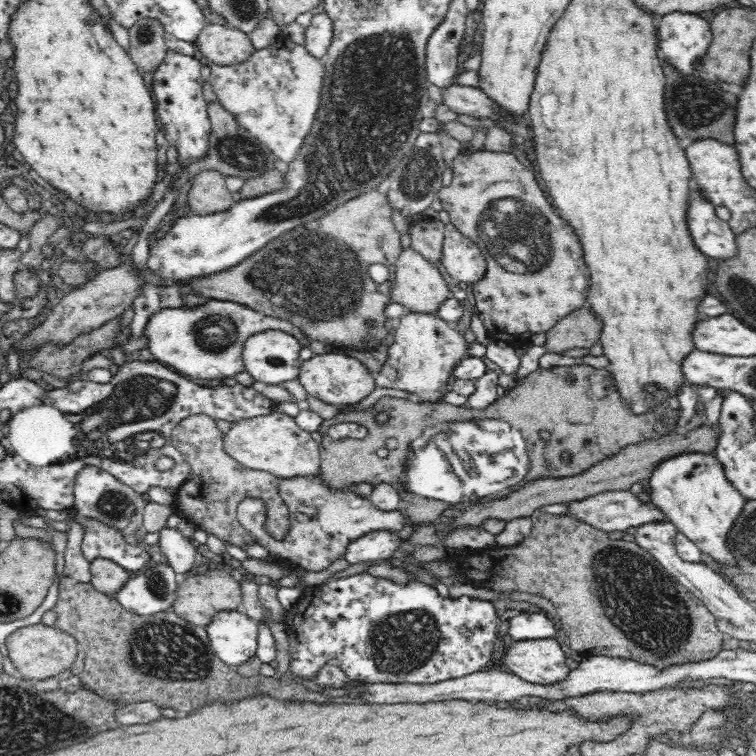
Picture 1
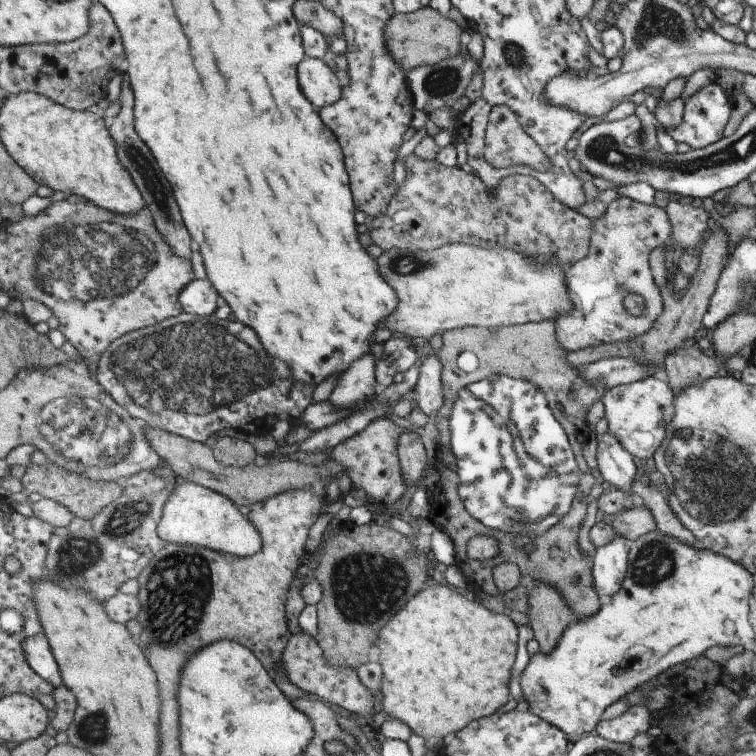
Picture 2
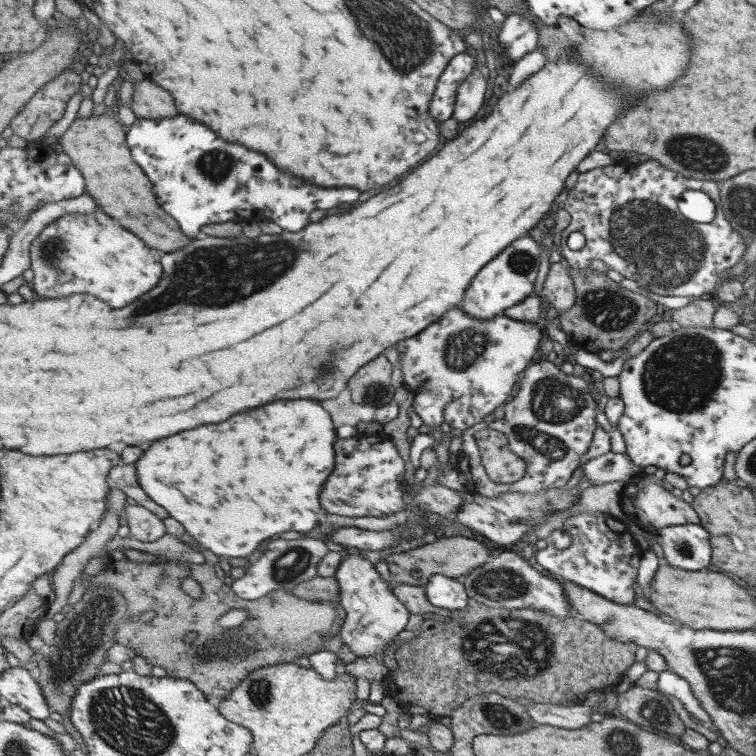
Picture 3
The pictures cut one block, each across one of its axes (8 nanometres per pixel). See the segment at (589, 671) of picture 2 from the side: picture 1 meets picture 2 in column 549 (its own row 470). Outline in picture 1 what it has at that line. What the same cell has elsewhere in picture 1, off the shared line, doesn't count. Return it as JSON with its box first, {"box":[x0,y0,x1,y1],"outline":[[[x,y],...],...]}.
{"box":[643,452,748,568],"outline":[[[690,452],[662,462],[643,484],[651,490],[651,501],[666,515],[667,520],[694,542],[703,555],[708,554],[723,568],[740,568],[727,542],[748,501],[731,486],[722,468],[714,455]]]}

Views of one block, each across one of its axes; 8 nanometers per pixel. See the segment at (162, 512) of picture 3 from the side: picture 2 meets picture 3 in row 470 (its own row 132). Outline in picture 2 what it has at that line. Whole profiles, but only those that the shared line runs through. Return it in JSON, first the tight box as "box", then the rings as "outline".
{"box":[109,78,193,256],"outline":[[[124,78],[121,82],[119,95],[117,98],[120,106],[119,114],[110,122],[109,129],[112,133],[112,137],[116,140],[116,146],[118,147],[117,153],[120,156],[121,164],[128,169],[131,176],[137,183],[137,186],[141,189],[147,206],[150,208],[154,219],[156,220],[157,228],[162,232],[165,238],[169,238],[168,243],[173,244],[175,252],[181,252],[181,256],[189,256],[193,254],[193,238],[181,218],[181,208],[175,200],[175,194],[173,194],[173,188],[169,184],[169,180],[165,178],[159,162],[155,160],[153,152],[149,150],[149,146],[139,138],[139,134],[135,132],[135,112],[133,112],[133,106],[135,106],[135,98],[133,98],[133,90],[131,90],[131,84],[129,79]]]}

